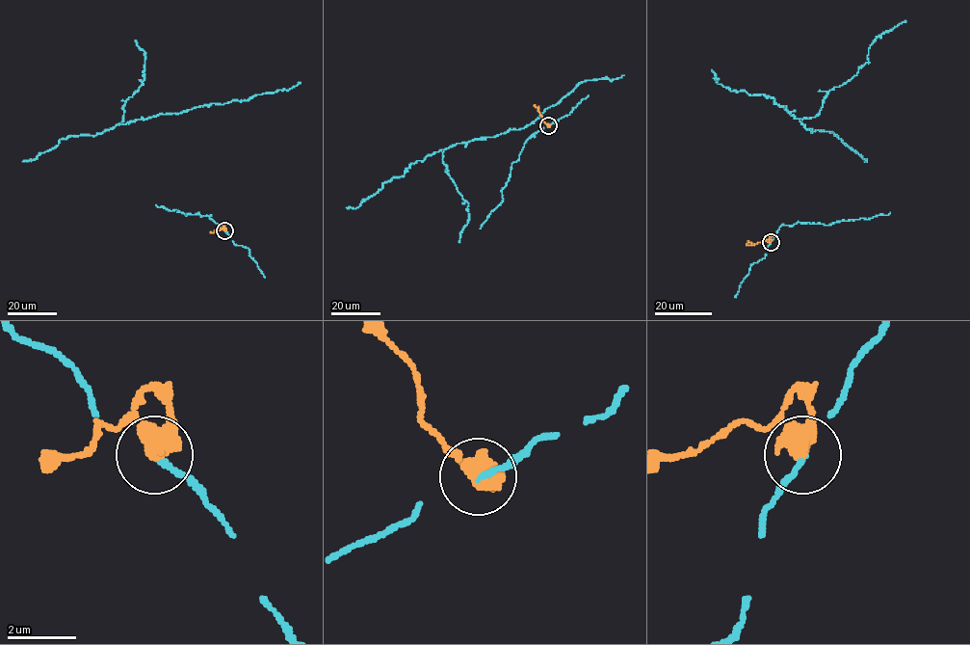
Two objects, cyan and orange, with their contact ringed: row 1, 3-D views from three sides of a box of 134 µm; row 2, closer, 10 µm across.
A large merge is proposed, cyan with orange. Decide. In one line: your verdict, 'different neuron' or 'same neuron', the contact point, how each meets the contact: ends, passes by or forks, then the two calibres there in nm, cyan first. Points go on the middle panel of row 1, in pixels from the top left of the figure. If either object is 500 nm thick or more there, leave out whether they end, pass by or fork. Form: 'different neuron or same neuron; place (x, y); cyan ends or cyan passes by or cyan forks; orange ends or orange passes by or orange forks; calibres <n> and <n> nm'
different neuron; place (548, 125); calibres 140 and 700 nm

